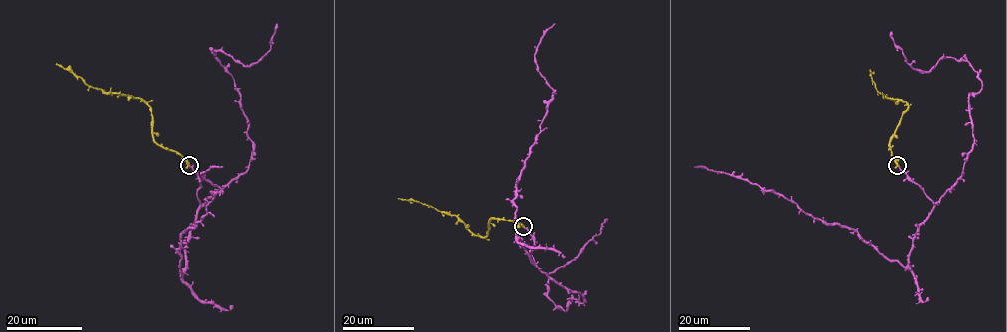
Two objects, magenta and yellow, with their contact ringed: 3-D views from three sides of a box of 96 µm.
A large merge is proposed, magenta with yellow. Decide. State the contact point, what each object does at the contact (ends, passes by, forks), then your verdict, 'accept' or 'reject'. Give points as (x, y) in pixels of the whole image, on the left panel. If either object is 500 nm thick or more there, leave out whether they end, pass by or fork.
place (189, 165); accept

